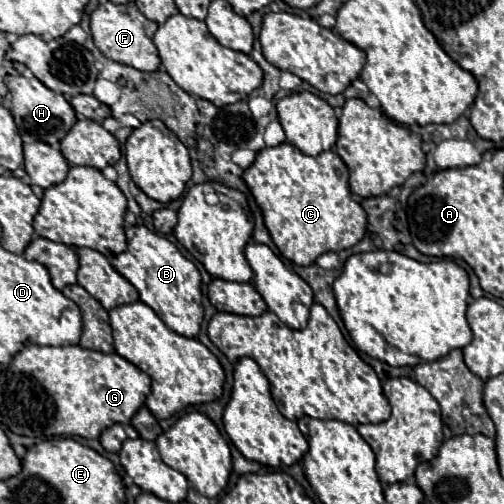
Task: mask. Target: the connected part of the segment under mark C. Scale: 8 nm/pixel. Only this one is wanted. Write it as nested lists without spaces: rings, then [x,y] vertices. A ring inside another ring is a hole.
[[[287,142],[257,152],[255,162],[243,172],[243,180],[263,212],[265,228],[269,230],[275,246],[287,260],[291,260],[297,266],[309,266],[315,262],[317,256],[329,250],[333,252],[345,250],[363,238],[367,222],[365,210],[361,210],[361,204],[351,198],[347,178],[349,178],[347,166],[333,150],[321,152],[319,156],[307,156]]]

